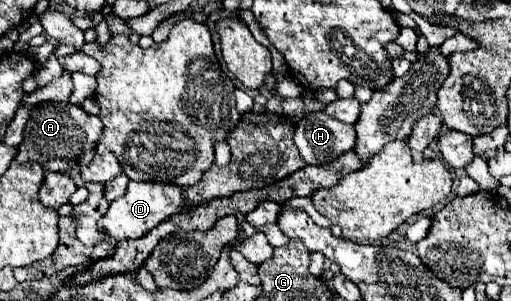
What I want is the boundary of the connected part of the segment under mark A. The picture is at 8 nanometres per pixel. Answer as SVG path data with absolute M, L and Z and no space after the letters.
M46 102L32 108L24 132L24 142L18 146L16 160L38 162L40 166L44 166L44 170L52 172L68 172L74 164L78 164L82 152L88 152L96 146L100 136L102 136L102 122L96 116L86 114L80 106Z

